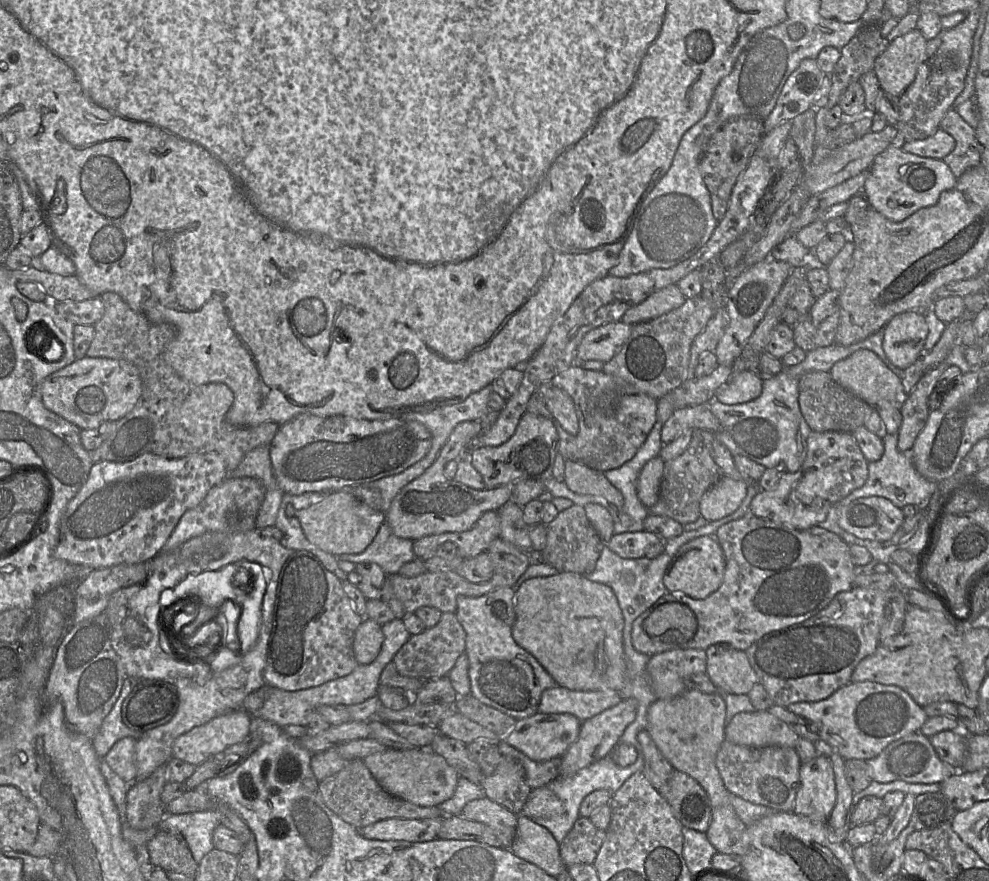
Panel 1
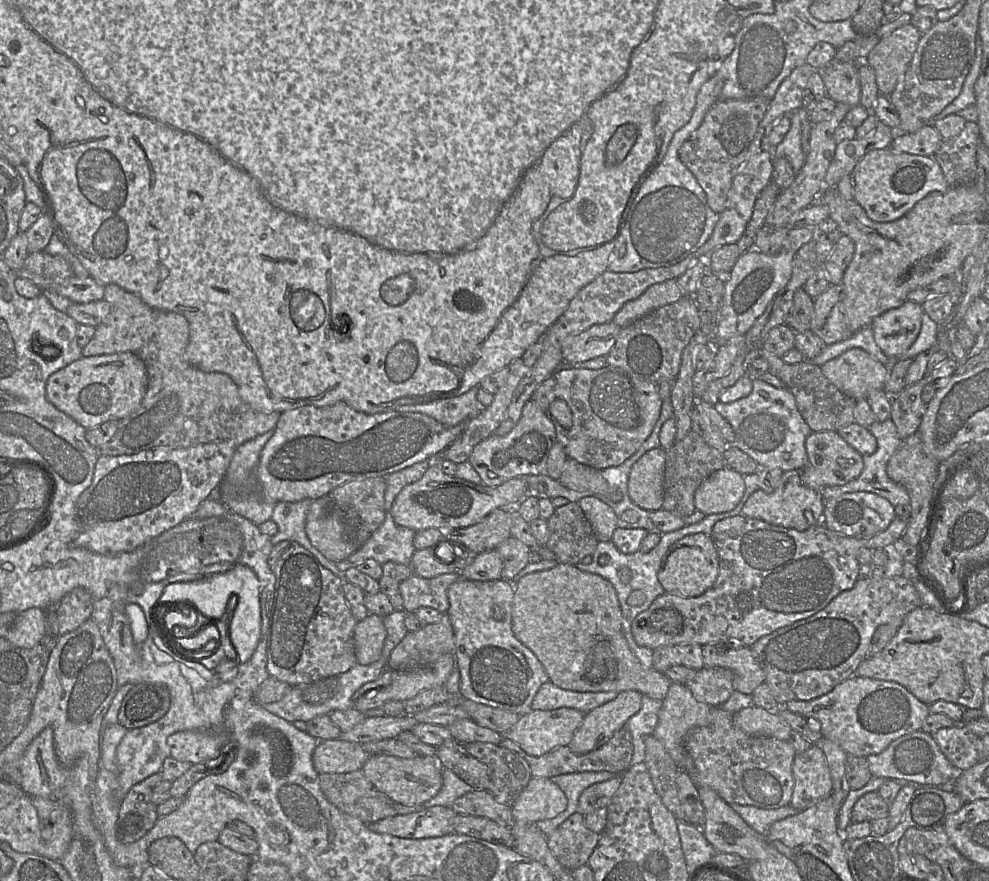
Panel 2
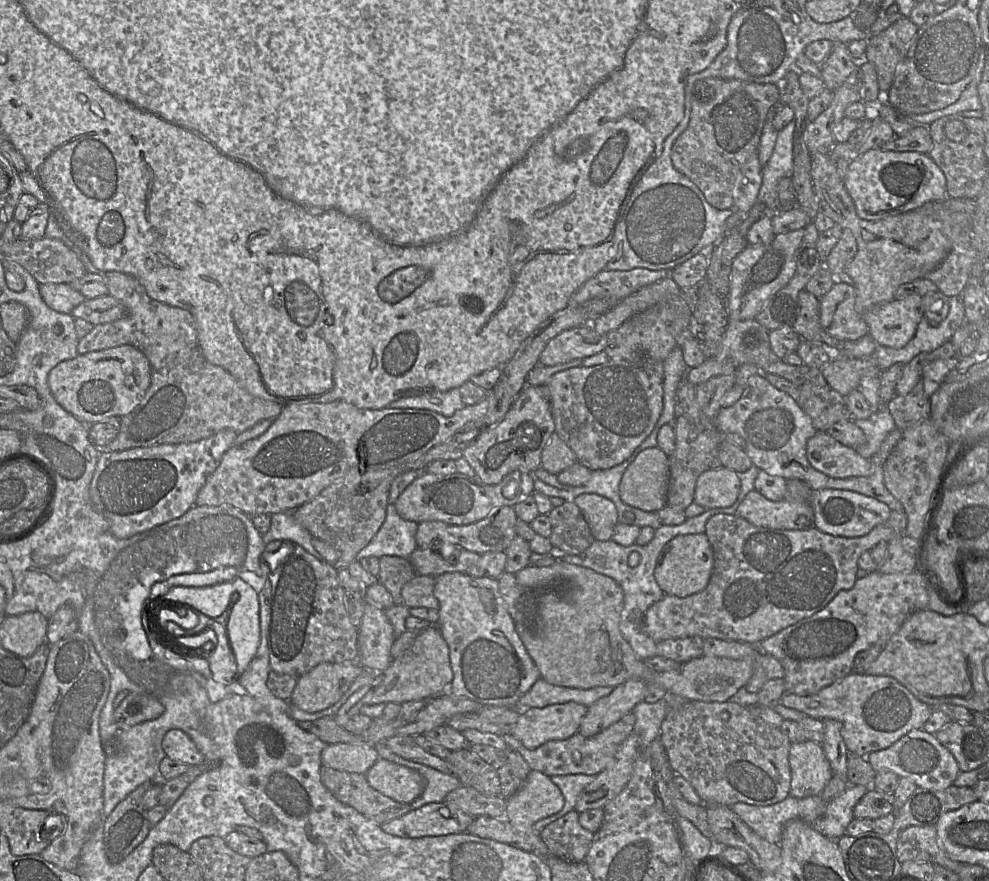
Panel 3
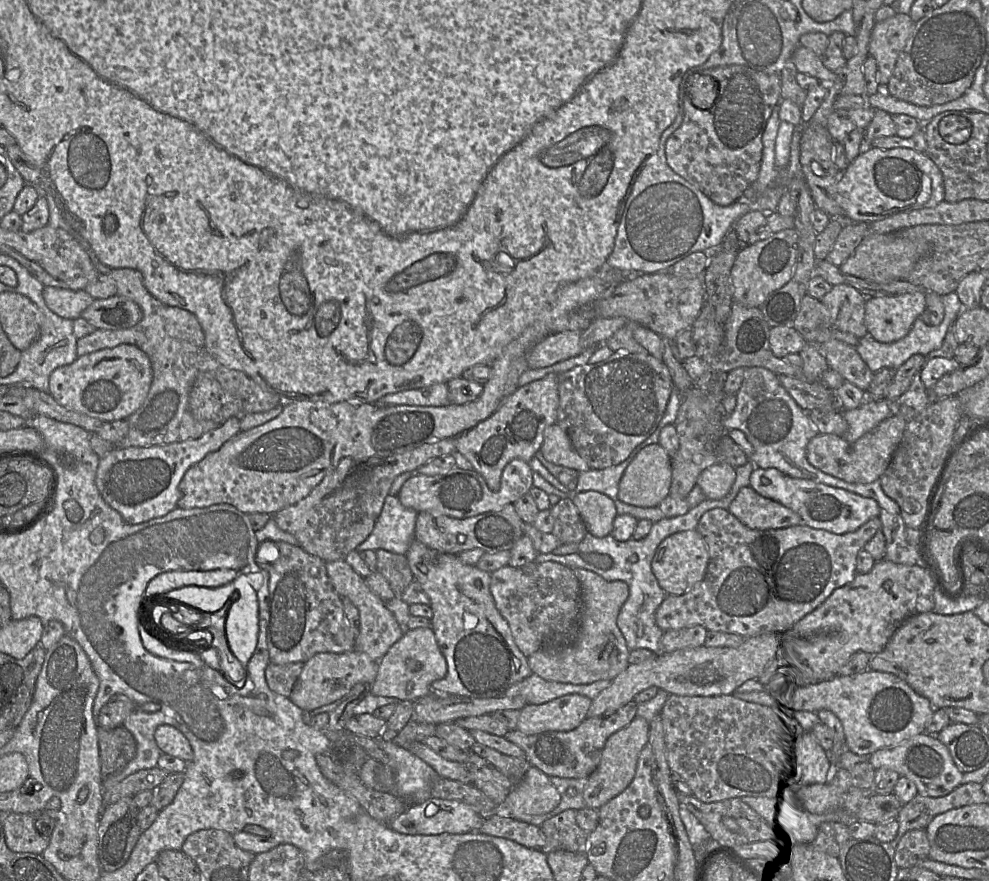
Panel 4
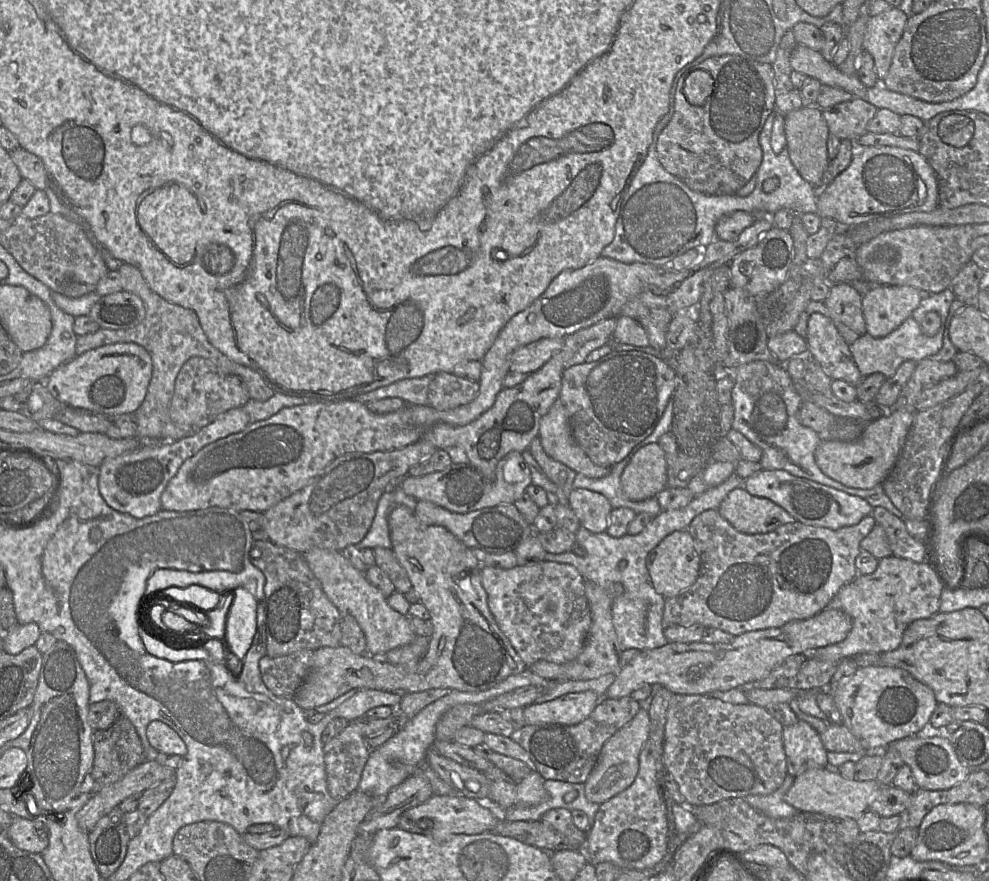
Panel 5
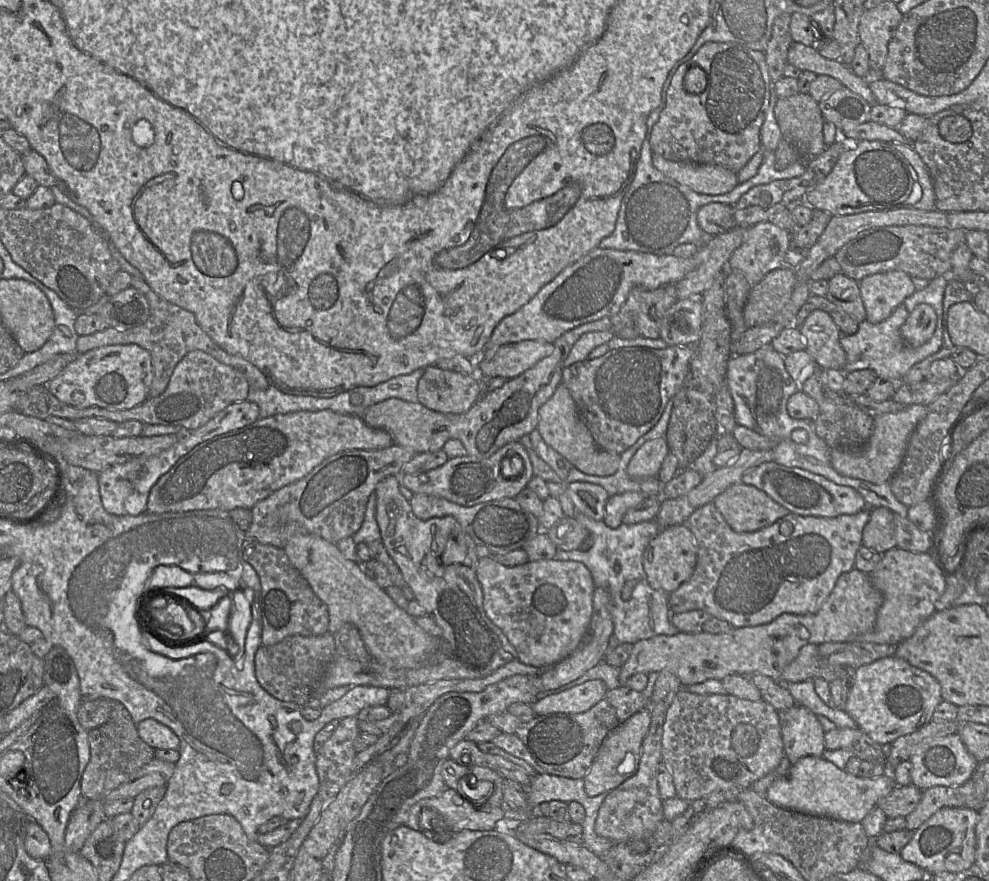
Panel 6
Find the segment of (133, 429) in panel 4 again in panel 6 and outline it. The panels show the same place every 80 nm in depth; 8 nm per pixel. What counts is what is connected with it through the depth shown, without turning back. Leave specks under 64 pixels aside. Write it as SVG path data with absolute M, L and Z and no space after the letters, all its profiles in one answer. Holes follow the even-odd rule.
M132 276L130 286L137 289L147 298L150 307L148 319L143 324L130 329L117 329L109 326L104 330L79 336L76 345L78 355L102 346L117 344L134 343L146 349L151 354L154 368L154 378L150 387L149 398L157 397L165 391L176 365L185 355L195 350L203 351L219 362L241 372L251 388L265 390L270 386L270 381L262 371L244 358L230 354L222 349L201 329L192 312L159 296L150 288L143 277Z

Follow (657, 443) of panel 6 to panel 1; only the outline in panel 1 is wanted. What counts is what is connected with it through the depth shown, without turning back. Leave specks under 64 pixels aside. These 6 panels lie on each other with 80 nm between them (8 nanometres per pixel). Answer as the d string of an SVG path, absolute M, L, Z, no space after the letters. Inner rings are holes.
M658 455L649 460L639 474L637 494L647 508L658 501L665 464L666 462Z

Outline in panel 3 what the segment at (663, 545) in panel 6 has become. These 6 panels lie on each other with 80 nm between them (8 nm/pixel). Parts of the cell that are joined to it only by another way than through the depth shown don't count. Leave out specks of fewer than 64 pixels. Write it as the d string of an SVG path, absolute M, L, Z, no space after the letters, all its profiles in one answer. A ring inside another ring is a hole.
M705 533L678 535L660 552L654 576L665 595L687 597L702 591L708 584L714 558L712 547Z

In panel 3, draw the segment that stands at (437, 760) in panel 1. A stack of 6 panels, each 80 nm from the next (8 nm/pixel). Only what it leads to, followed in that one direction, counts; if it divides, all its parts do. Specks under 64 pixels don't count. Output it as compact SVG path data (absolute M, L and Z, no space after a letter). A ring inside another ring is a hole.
M382 758L367 770L365 776L371 787L401 803L411 803L425 787L419 772Z

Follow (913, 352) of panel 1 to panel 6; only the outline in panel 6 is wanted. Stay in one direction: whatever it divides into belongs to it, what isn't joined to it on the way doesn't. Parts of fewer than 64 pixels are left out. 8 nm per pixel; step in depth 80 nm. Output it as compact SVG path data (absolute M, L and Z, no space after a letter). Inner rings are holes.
M892 270L866 276L859 281L866 320L878 324L886 320L915 291L912 278Z

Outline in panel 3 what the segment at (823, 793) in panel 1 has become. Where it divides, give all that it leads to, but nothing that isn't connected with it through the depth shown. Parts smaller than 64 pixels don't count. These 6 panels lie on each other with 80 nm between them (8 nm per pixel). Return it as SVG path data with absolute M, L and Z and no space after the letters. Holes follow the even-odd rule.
M808 739L791 744L789 766L790 795L796 798L819 795L833 776L822 745Z

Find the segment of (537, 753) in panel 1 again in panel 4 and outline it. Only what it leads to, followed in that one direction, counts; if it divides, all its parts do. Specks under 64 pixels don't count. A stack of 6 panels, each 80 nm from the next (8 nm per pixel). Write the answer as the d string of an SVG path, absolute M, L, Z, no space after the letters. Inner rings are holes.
M568 694L541 705L527 704L520 711L517 730L526 735L574 730L587 718L591 704L592 699L580 694Z

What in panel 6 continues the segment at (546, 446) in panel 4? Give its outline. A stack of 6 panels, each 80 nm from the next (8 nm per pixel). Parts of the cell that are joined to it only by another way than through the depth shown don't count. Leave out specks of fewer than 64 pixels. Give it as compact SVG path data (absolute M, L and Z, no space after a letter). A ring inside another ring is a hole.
M561 383L539 409L537 430L545 442L566 458L575 468L588 475L610 476L620 466L621 456L599 448L579 415L569 389Z

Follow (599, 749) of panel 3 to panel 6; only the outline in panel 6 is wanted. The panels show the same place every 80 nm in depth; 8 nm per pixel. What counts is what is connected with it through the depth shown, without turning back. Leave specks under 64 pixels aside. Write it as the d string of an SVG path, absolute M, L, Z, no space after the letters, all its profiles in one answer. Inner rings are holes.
M619 686L608 690L601 701L586 712L535 716L534 719L520 726L515 735L523 742L545 773L583 779L608 733L634 714L647 709L649 702L641 692L628 686Z

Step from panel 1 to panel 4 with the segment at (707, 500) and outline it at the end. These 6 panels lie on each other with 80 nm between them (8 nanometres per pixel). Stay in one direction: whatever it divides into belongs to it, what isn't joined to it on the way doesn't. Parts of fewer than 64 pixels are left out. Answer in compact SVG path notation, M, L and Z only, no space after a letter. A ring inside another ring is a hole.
M716 463L704 469L697 480L706 499L718 500L725 497L736 479L736 470L726 463Z

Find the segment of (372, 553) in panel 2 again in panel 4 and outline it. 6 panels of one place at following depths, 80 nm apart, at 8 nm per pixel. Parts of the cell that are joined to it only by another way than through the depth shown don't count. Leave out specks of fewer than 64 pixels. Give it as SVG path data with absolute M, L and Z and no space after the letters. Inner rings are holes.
M388 494L373 531L355 550L361 553L381 549L406 555L415 539L417 514L415 510L403 506L398 496Z

